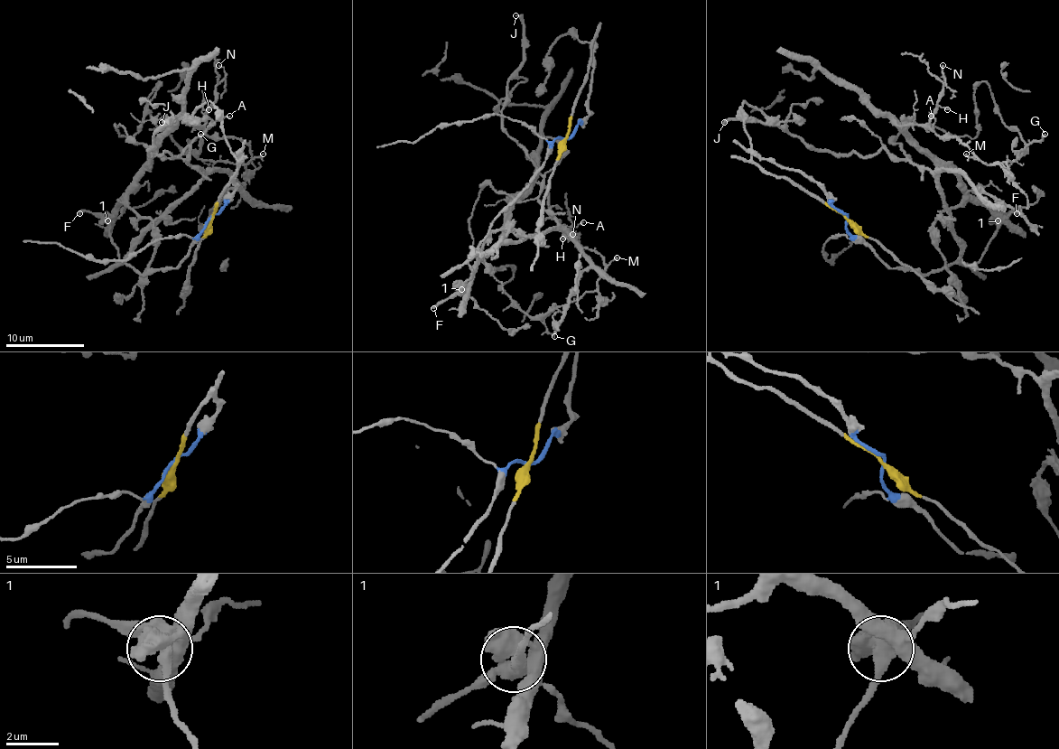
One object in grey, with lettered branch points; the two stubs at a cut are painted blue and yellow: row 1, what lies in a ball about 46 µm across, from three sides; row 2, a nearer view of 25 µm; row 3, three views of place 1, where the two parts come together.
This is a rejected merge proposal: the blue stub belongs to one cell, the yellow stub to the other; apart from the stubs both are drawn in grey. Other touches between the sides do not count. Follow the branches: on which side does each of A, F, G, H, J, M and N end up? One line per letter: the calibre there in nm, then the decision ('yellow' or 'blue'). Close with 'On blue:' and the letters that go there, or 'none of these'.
A: 120 nm thick; blue
F: 240 nm thick; blue
G: 150 nm thick; blue
H: 140 nm thick; blue
J: 320 nm thick; blue
M: 150 nm thick; blue
N: 140 nm thick; blue
On blue: A, F, G, H, J, M, N

